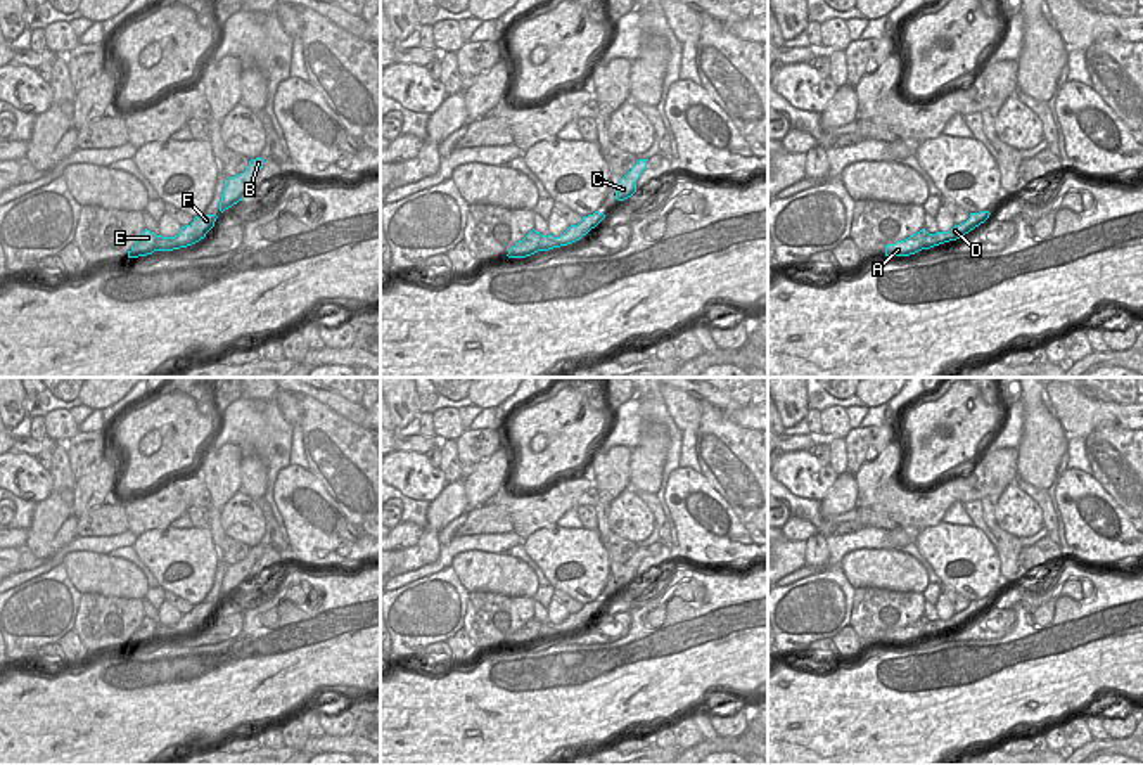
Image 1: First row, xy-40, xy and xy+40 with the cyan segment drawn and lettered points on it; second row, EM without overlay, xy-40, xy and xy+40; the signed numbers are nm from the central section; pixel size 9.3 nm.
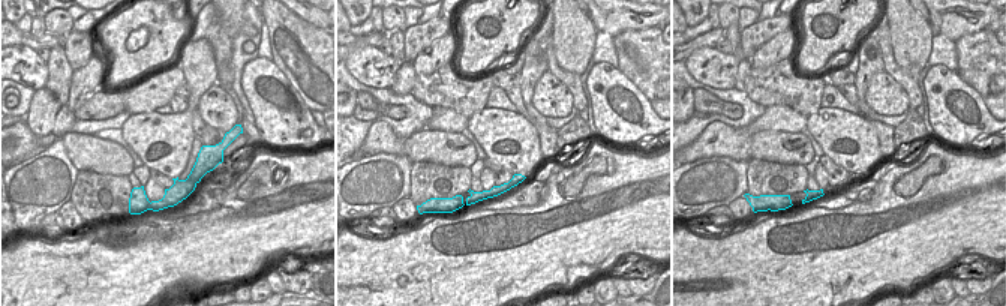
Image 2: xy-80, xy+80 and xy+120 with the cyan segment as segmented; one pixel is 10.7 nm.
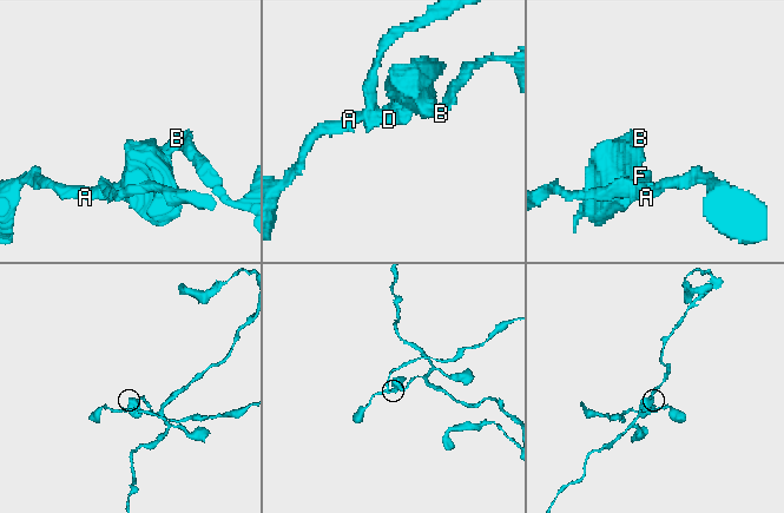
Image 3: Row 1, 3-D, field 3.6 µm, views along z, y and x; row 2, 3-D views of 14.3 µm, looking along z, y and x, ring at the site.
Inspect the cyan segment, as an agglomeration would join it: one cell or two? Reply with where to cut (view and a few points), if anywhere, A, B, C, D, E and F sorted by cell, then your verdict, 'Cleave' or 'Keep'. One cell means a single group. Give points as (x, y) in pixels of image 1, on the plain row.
Split along xy+40 (920, 618), (924, 636). Groups: A E / B C D F. Cleave

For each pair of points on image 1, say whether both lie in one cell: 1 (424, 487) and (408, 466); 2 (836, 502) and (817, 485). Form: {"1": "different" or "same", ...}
{"1": "same", "2": "different"}

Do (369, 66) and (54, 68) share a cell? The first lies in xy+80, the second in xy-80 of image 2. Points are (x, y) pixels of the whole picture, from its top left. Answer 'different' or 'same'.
different

